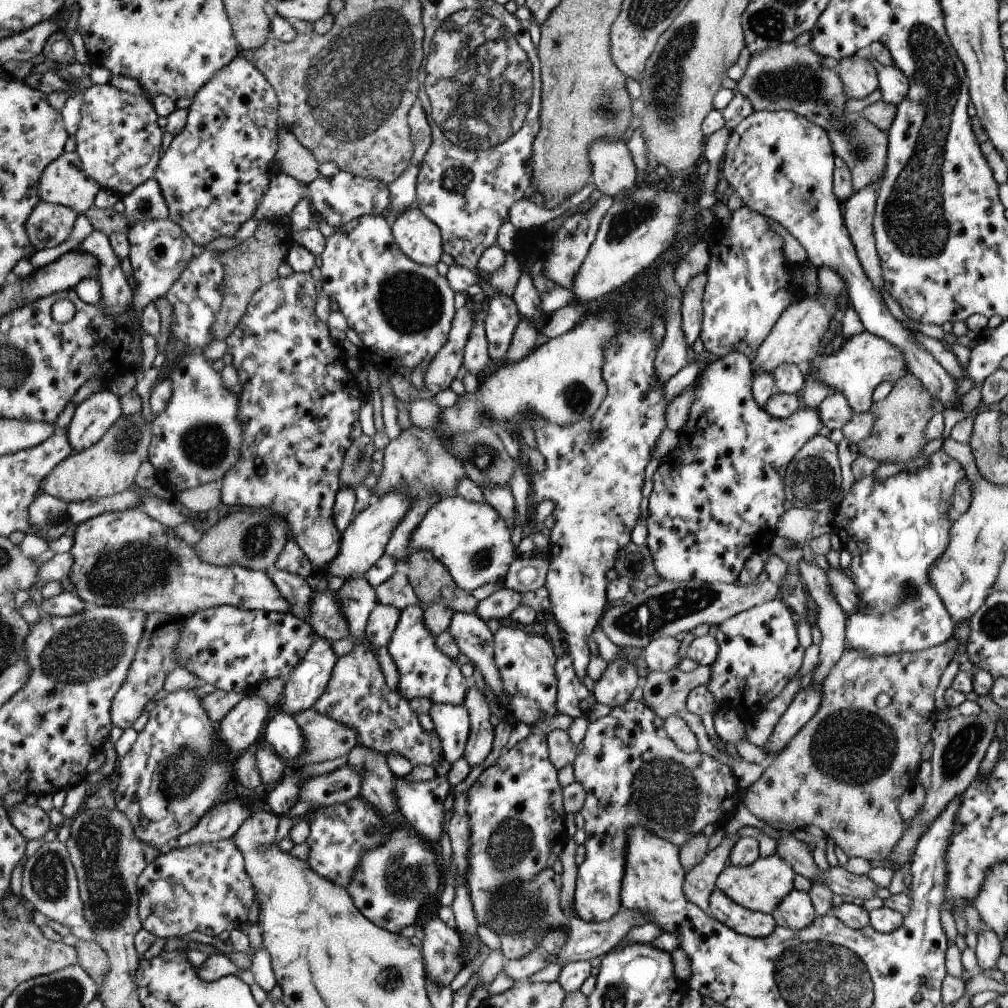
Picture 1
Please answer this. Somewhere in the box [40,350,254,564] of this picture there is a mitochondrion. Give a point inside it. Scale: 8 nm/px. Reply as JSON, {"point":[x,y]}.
{"point":[206,445]}

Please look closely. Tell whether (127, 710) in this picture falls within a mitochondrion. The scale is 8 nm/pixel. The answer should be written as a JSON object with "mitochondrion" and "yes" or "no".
{"mitochondrion":"no"}

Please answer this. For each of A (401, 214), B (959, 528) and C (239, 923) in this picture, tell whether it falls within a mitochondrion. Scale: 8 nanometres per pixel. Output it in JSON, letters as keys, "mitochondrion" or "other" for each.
{"A":"other","B":"other","C":"other"}

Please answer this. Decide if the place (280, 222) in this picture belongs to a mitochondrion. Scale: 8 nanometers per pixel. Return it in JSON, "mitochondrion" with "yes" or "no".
{"mitochondrion":"no"}

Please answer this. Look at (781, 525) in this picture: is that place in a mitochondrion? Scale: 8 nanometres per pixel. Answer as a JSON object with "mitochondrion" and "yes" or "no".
{"mitochondrion":"no"}

